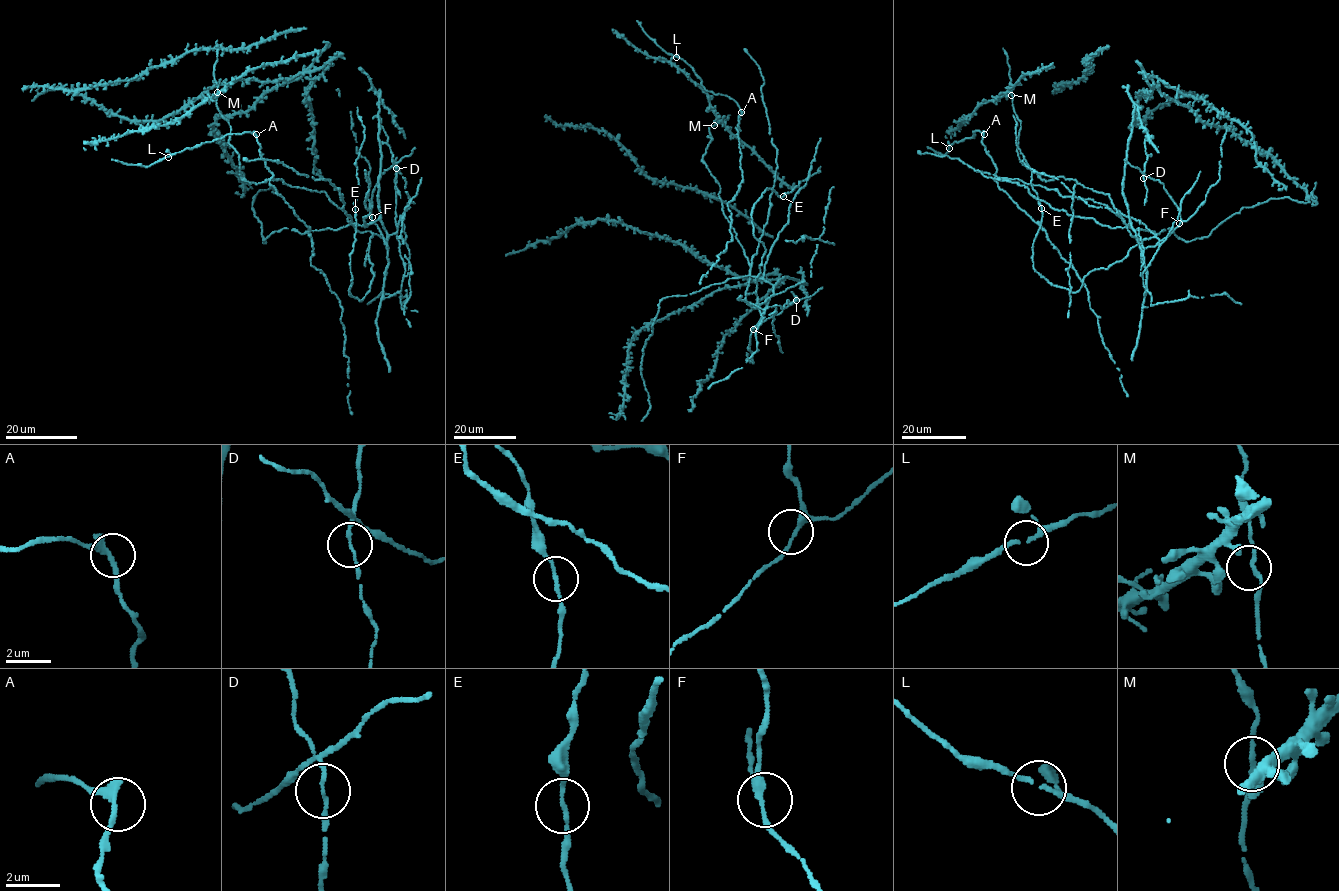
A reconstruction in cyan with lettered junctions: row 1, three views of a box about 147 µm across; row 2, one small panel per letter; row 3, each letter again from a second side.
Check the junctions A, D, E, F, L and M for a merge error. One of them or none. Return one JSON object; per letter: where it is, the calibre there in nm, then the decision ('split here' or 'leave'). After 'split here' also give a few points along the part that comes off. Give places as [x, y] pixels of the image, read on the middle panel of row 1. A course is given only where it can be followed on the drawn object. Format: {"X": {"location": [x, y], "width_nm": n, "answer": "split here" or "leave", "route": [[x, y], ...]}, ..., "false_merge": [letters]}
{"A": {"location": [741, 112], "width_nm": 190, "answer": "leave"}, "D": {"location": [796, 300], "width_nm": 130, "answer": "leave"}, "E": {"location": [783, 196], "width_nm": 130, "answer": "leave"}, "F": {"location": [753, 329], "width_nm": 190, "answer": "leave"}, "L": {"location": [676, 57], "width_nm": 130, "answer": "leave"}, "M": {"location": [714, 125], "width_nm": 130, "answer": "leave"}, "false_merge": []}

